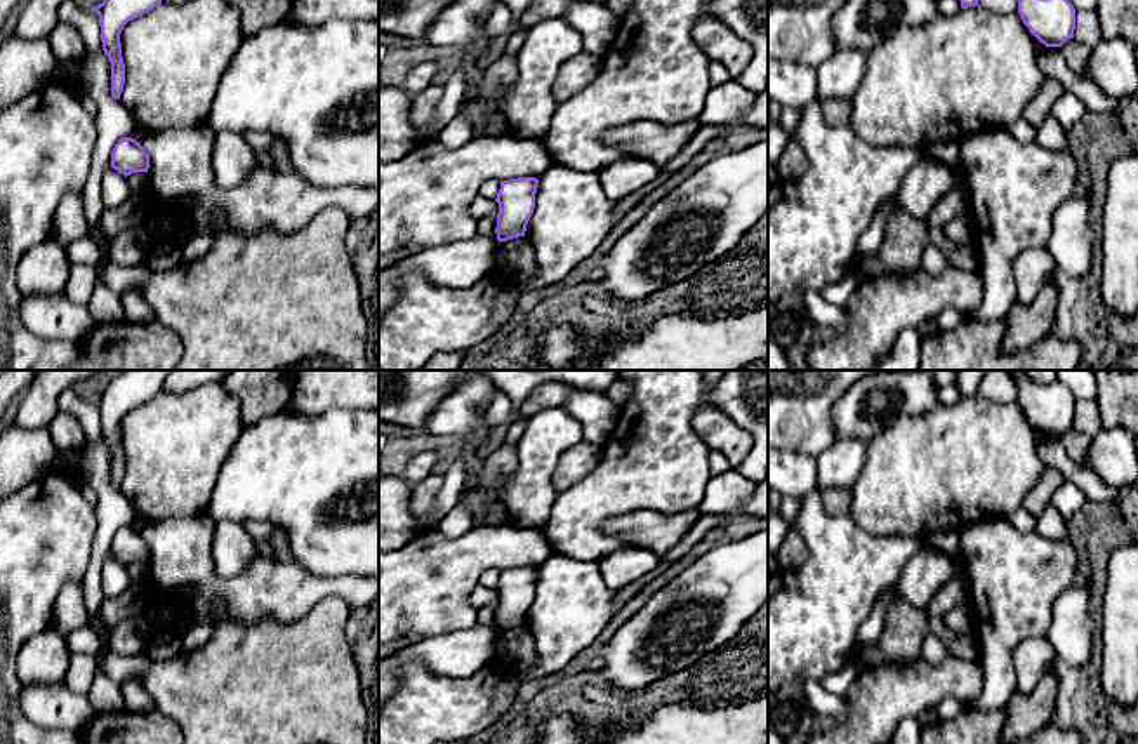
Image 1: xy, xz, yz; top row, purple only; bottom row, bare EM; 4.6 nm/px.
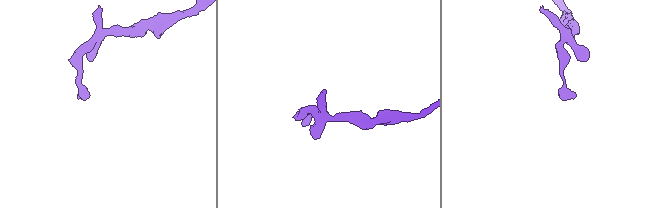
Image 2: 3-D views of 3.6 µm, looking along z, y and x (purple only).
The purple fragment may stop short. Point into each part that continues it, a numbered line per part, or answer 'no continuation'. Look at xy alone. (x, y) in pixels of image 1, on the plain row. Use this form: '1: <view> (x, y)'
no continuation

